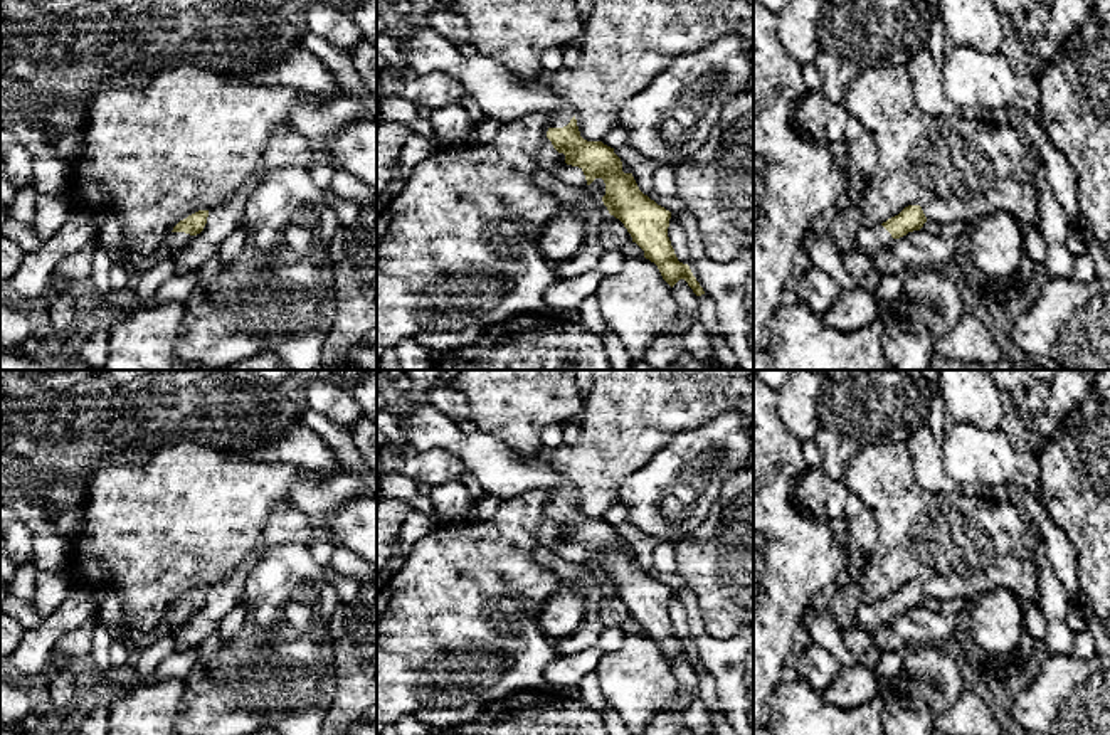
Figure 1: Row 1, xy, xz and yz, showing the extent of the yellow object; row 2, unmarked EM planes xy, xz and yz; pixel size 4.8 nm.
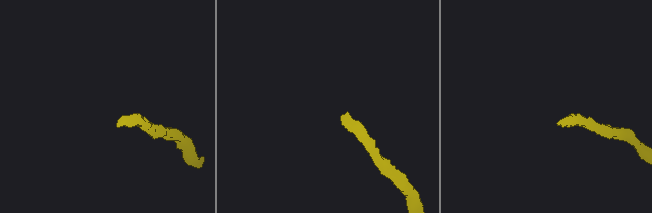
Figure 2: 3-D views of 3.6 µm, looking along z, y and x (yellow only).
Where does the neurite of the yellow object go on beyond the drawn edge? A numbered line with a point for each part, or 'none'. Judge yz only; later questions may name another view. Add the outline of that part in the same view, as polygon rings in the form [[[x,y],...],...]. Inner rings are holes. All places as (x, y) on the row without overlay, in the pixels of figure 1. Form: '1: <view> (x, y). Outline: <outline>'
1: yz (872, 616). Outline: [[[859,600],[856,609],[859,629],[871,634],[873,631],[888,626],[893,621],[891,611],[881,602]]]

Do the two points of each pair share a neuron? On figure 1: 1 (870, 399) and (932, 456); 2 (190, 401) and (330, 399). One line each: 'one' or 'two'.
1: two
2: two

